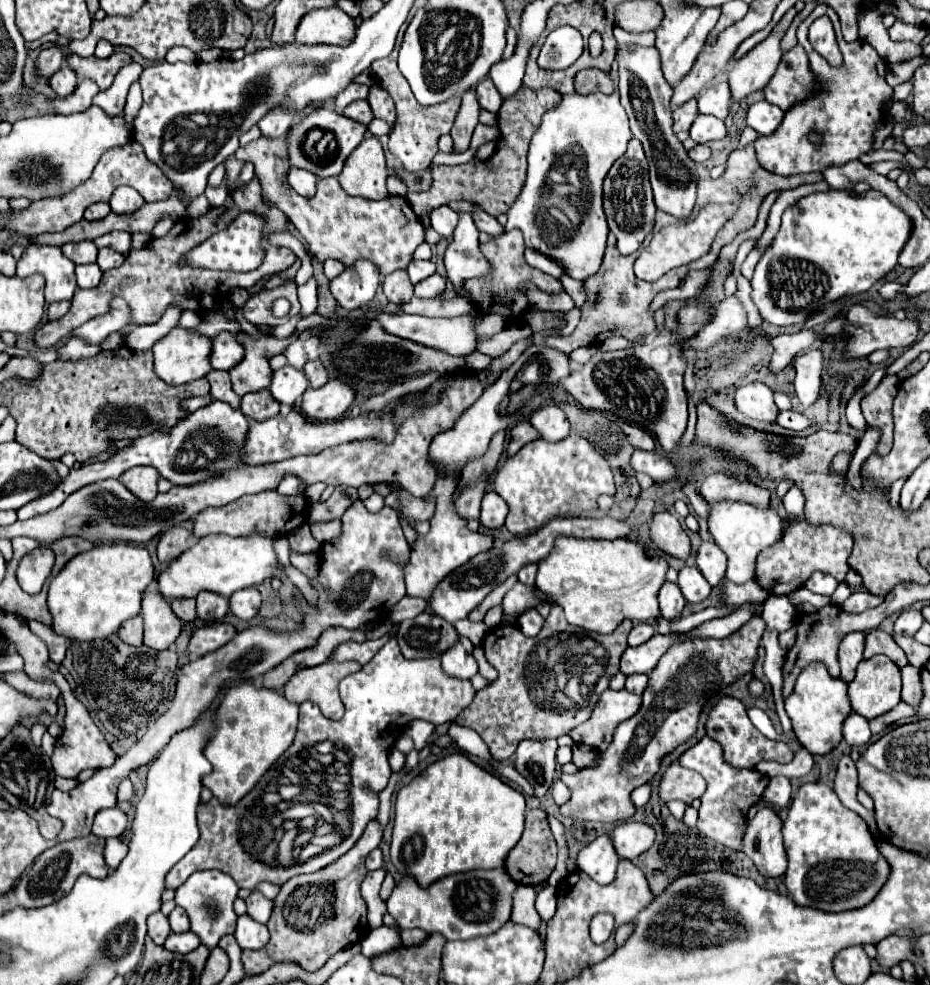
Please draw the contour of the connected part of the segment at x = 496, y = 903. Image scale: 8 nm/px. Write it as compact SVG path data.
M503 869L455 873L431 883L429 887L421 887L415 877L403 875L403 879L393 887L389 899L385 901L387 913L399 923L399 929L389 929L385 925L369 929L367 937L359 941L361 953L373 959L379 953L395 949L401 945L401 931L413 927L419 927L425 933L441 933L447 941L491 935L509 921L513 891L515 885L511 885L511 877L507 877Z

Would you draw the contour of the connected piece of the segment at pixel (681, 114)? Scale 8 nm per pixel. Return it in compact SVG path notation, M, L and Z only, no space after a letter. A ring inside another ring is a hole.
M693 97L691 101L683 103L677 111L673 111L673 119L675 119L675 125L673 125L673 131L675 133L681 133L681 131L689 131L691 123L695 121L697 117L697 97Z

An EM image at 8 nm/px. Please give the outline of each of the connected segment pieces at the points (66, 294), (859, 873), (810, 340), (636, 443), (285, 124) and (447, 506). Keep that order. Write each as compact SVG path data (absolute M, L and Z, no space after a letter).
M29 245L17 263L17 275L29 277L33 273L41 273L47 279L45 285L47 303L71 299L77 289L75 263L63 255L61 247Z
M805 783L783 821L783 845L789 857L785 885L797 905L821 911L851 911L867 905L889 877L889 865L875 849L867 823L847 809L823 783Z
M801 331L801 333L795 333L795 335L779 335L779 337L775 337L771 341L773 347L775 347L775 353L773 353L769 369L773 373L781 373L783 367L787 367L797 353L807 351L817 339L821 339L821 335L817 335L815 331Z
M633 427L633 429L627 429L625 433L627 433L627 437L629 437L629 441L631 441L633 447L647 449L647 451L655 449L655 441L653 441L653 437L647 431L641 431L639 427Z
M275 105L259 121L259 129L267 137L281 137L287 133L287 129L293 125L293 121L295 121L295 111L289 111L281 105Z
M441 473L437 477L437 483L435 483L433 491L427 495L427 497L435 499L435 513L429 519L431 529L429 529L427 535L417 535L415 537L415 541L411 543L409 561L403 565L407 595L411 595L411 597L423 597L423 599L431 597L431 589L447 573L451 573L455 567L467 563L471 557L475 557L483 551L489 551L494 546L492 535L469 531L467 521L463 521L463 517L459 517L459 513L453 505L453 491L457 489L457 485L459 485L459 477Z

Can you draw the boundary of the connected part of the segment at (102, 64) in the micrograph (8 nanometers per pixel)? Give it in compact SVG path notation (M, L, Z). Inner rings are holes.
M115 51L109 59L99 59L99 57L79 57L75 53L71 53L67 57L67 63L71 69L75 69L77 77L81 79L93 79L99 89L109 89L117 71L125 65L131 63L131 57L127 53L121 53L121 51Z

